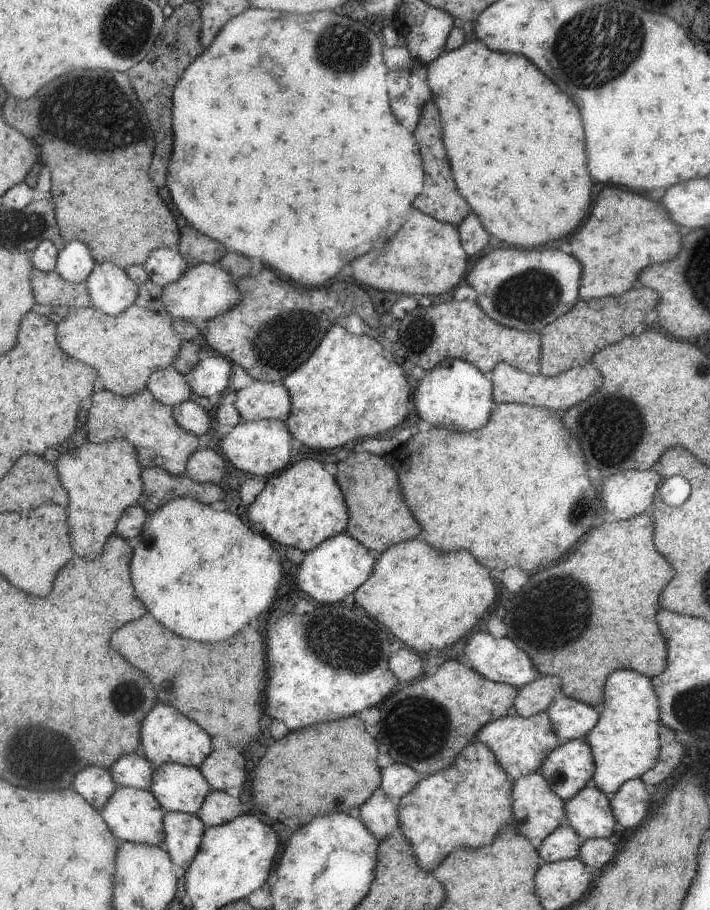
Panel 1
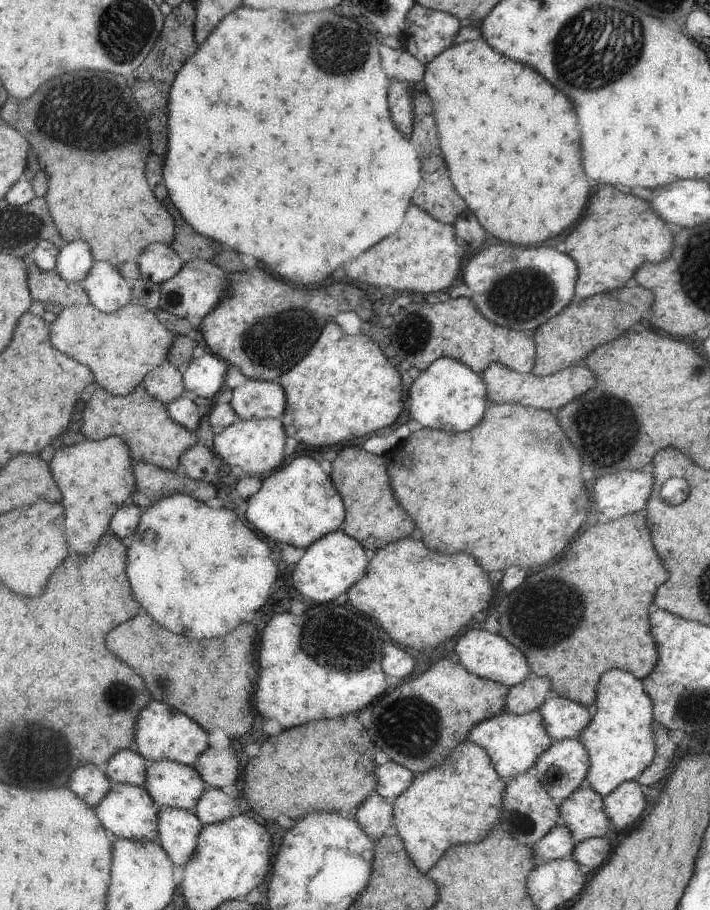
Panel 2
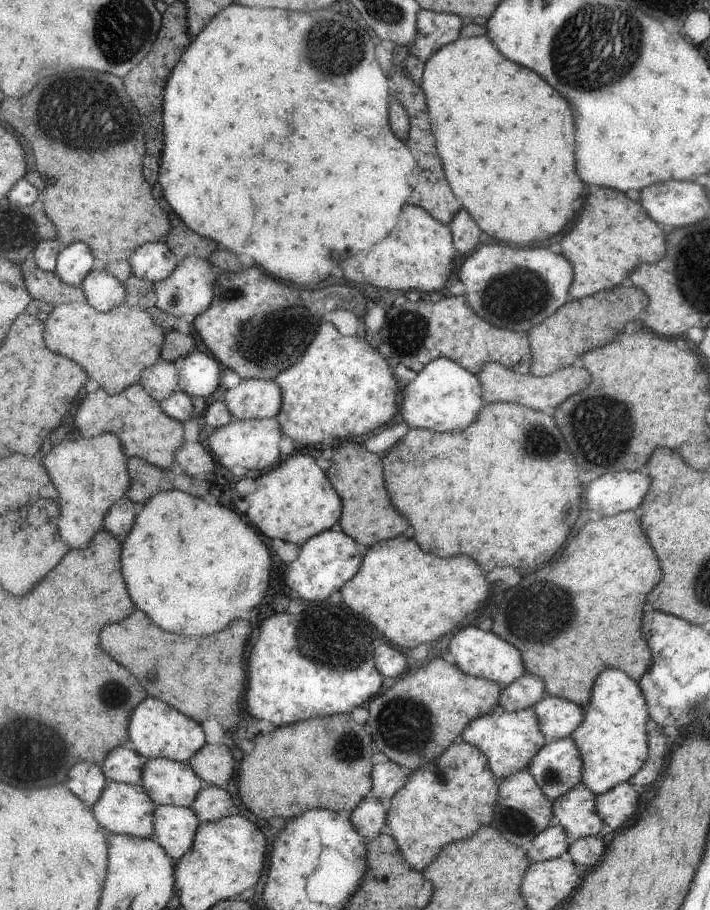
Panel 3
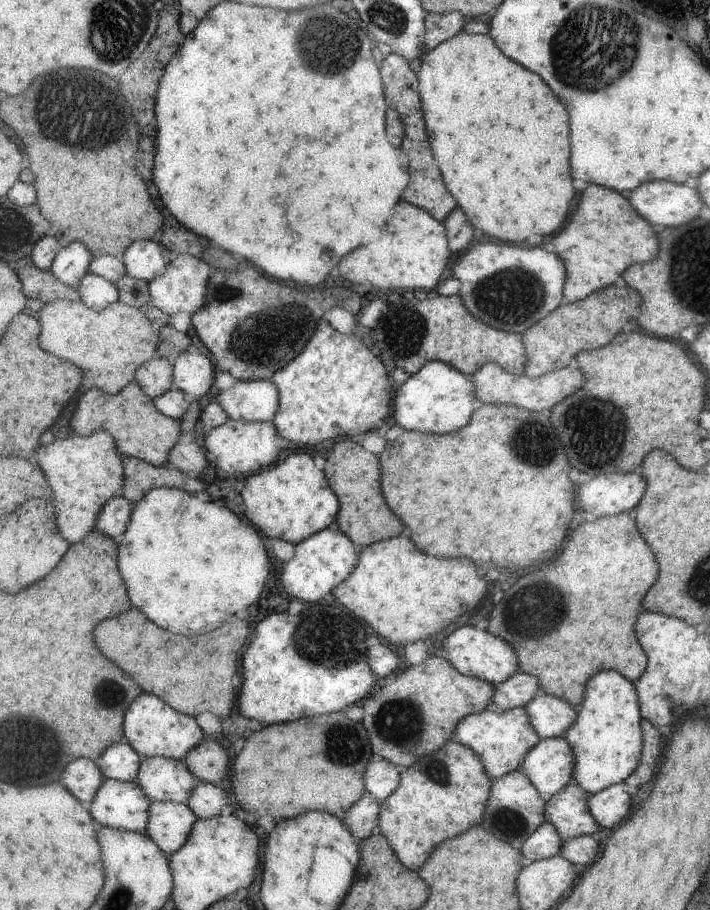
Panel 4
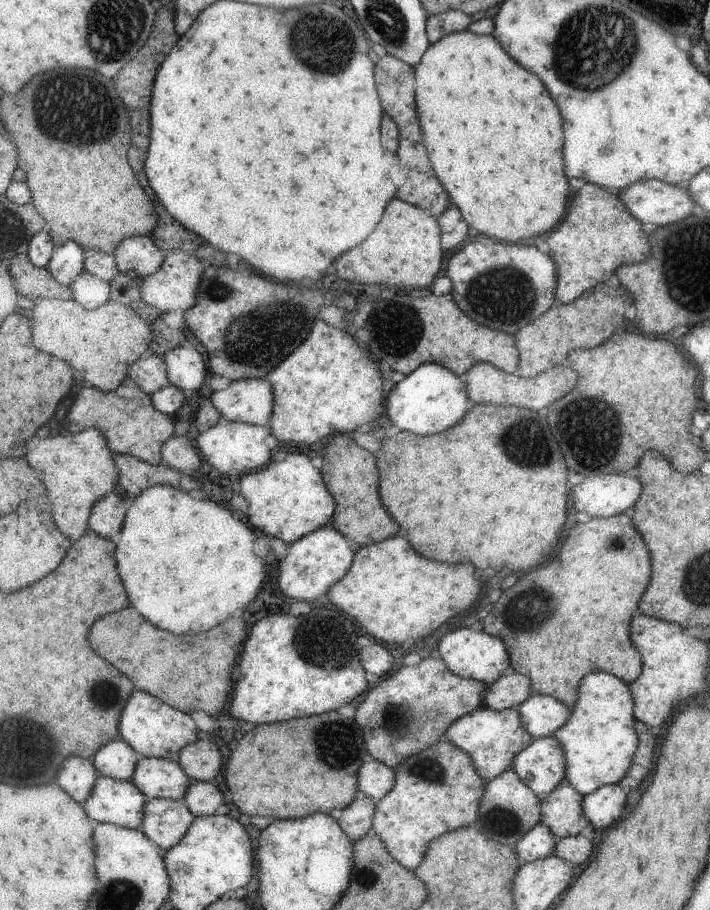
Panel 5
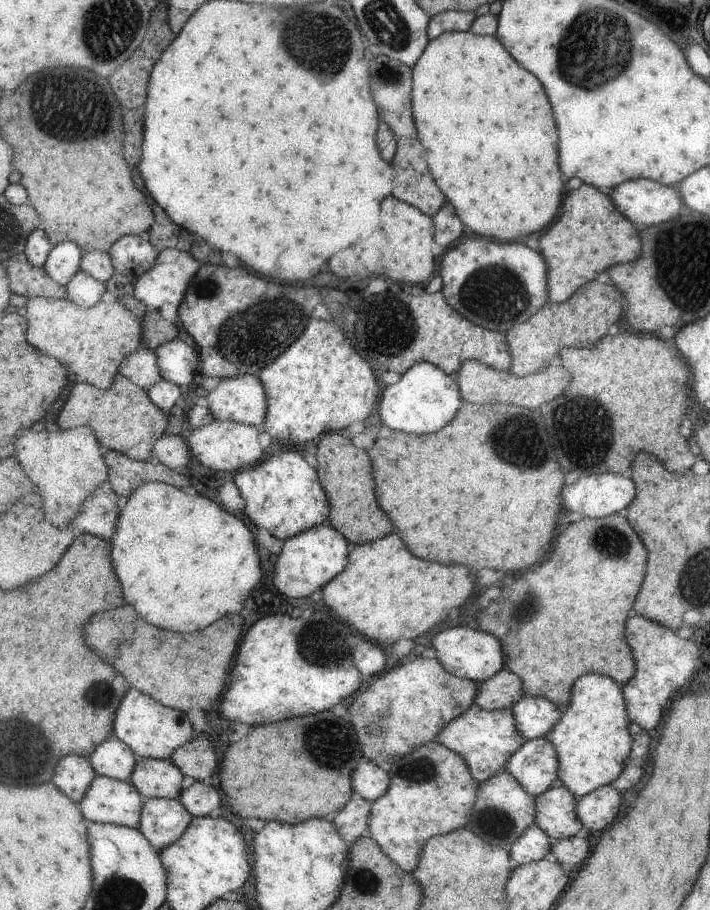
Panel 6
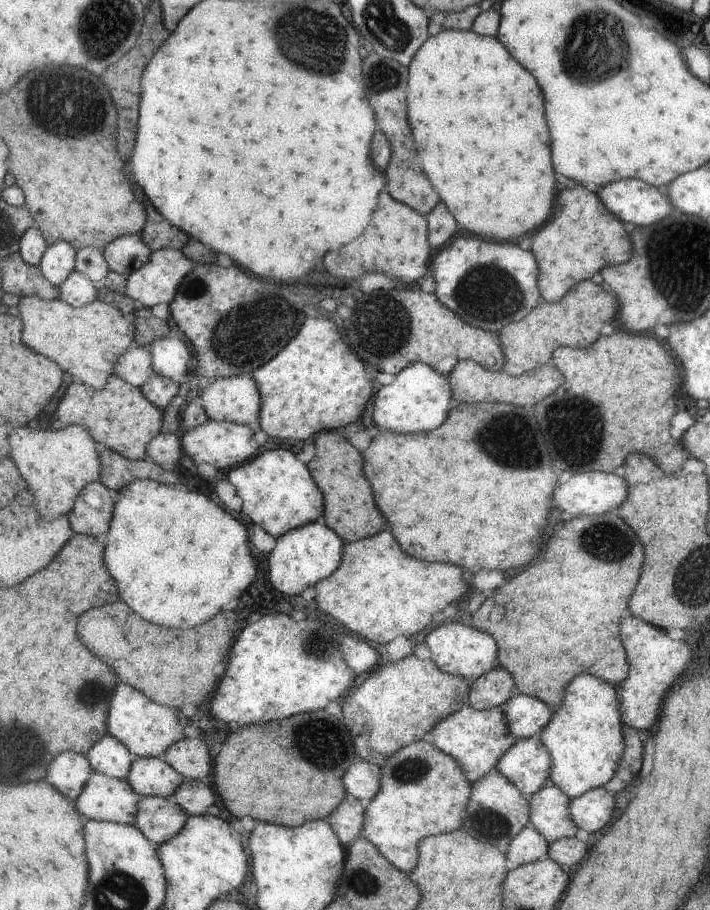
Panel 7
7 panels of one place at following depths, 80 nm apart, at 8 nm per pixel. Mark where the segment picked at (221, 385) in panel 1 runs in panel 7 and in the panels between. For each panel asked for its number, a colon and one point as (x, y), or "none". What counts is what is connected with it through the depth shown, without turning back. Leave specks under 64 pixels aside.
2: (205, 376)
3: (200, 375)
4: (194, 374)
5: (187, 369)
6: (177, 360)
7: (171, 357)

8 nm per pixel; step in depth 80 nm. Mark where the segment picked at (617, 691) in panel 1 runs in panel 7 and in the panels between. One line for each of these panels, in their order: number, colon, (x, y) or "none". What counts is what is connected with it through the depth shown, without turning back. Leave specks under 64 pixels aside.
2: (619, 740)
3: (612, 738)
4: (606, 738)
5: (600, 737)
6: (592, 740)
7: (584, 737)

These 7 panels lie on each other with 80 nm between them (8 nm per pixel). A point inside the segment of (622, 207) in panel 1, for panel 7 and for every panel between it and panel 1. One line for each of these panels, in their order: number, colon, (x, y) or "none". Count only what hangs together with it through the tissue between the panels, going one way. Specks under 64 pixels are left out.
2: (619, 231)
3: (613, 233)
4: (599, 241)
5: (599, 234)
6: (591, 234)
7: (583, 236)

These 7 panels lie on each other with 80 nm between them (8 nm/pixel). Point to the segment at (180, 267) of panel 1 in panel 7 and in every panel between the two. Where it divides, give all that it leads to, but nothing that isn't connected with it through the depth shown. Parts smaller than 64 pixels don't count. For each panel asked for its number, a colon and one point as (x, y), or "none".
2: (159, 262)
3: (154, 262)
4: (147, 260)
5: (139, 257)
6: (132, 255)
7: (126, 253)

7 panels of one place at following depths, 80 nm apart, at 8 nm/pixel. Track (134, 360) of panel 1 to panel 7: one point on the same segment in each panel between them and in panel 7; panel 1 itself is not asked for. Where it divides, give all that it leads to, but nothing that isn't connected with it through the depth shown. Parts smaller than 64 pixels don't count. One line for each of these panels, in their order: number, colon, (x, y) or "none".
2: (122, 347)
3: (116, 347)
4: (109, 345)
5: (103, 343)
6: (93, 342)
7: (88, 341)

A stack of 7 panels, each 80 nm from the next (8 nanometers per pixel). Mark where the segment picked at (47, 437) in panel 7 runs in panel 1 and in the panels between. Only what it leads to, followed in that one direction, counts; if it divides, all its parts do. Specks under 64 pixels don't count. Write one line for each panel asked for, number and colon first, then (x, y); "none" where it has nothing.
1: (104, 480)
2: (97, 478)
3: (93, 474)
4: (85, 473)
5: (79, 469)
6: (68, 466)

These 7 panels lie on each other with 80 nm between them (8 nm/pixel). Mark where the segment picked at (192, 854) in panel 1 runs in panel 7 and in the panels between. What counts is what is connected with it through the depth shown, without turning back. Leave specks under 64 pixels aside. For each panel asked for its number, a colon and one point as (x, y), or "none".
2: (180, 830)
3: (176, 827)
4: (170, 824)
5: (166, 822)
6: (164, 821)
7: (161, 819)

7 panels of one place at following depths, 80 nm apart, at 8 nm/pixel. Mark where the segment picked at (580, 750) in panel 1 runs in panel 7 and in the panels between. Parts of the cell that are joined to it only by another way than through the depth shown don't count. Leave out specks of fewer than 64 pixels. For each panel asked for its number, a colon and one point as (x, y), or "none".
2: (562, 768)
3: (557, 767)
4: (549, 765)
5: (542, 765)
6: (534, 764)
7: (527, 764)

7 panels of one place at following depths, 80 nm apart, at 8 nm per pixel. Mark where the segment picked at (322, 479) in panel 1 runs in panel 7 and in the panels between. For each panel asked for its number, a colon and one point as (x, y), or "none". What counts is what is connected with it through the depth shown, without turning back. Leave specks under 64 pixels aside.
2: (299, 503)
3: (295, 501)
4: (292, 501)
5: (289, 499)
6: (283, 494)
7: (279, 492)

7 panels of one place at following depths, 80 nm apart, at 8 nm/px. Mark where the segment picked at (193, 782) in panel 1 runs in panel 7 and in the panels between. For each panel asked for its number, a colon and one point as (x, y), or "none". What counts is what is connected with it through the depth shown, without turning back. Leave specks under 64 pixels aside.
2: (175, 785)
3: (169, 782)
4: (163, 779)
5: (158, 778)
6: (160, 778)
7: (150, 776)

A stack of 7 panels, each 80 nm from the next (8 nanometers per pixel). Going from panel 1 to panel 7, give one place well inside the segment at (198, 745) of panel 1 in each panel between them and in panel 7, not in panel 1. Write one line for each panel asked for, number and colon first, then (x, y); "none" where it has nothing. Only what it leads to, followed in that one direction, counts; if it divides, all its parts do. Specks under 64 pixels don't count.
2: (162, 733)
3: (156, 730)
4: (154, 729)
5: (155, 729)
6: (152, 730)
7: (148, 728)

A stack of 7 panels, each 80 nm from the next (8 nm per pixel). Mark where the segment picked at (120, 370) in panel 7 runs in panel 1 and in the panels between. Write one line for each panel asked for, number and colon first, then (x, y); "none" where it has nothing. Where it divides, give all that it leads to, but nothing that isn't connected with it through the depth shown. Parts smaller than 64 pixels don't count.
1: (170, 387)
2: (166, 382)
3: (162, 380)
4: (156, 377)
5: (150, 372)
6: (142, 367)

